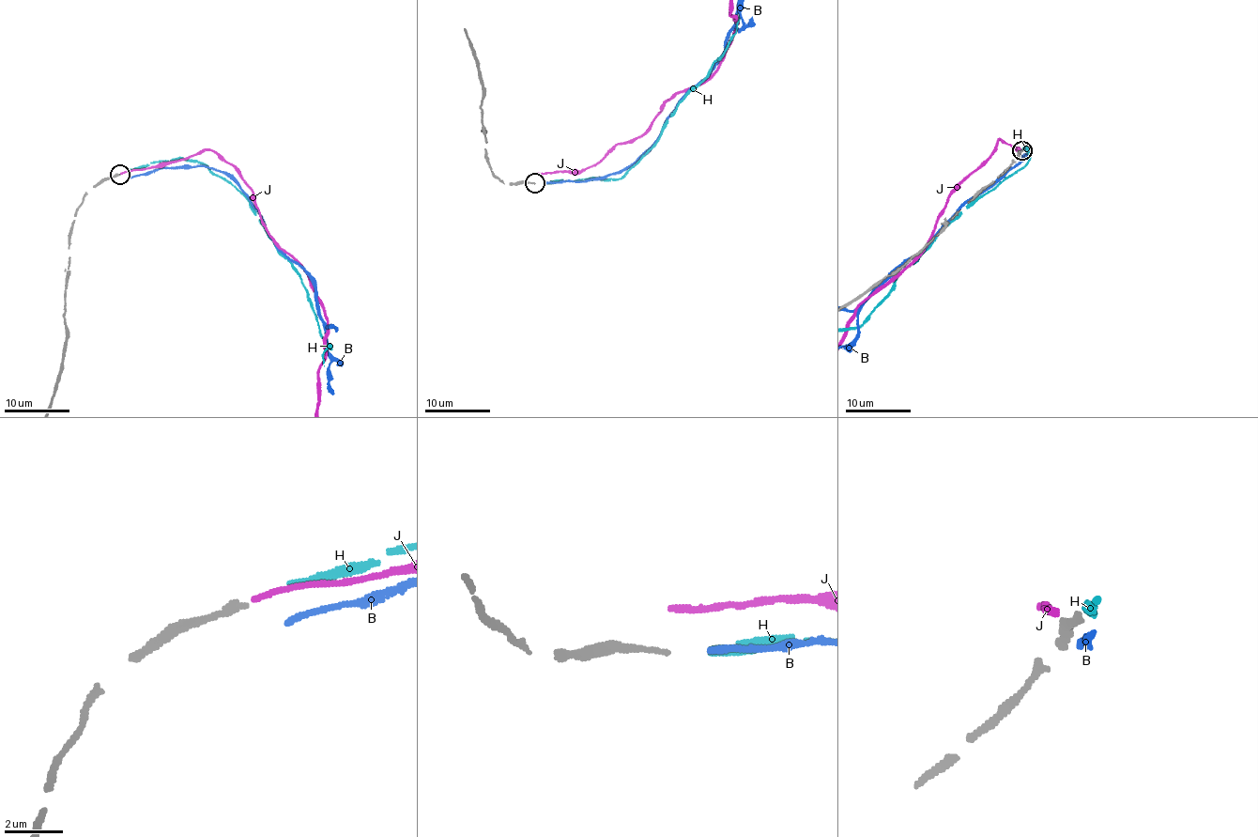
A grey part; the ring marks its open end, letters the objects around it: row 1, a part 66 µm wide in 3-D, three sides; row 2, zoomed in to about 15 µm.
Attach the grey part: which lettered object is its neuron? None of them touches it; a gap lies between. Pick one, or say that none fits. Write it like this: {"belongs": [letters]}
{"belongs": ["H"]}

